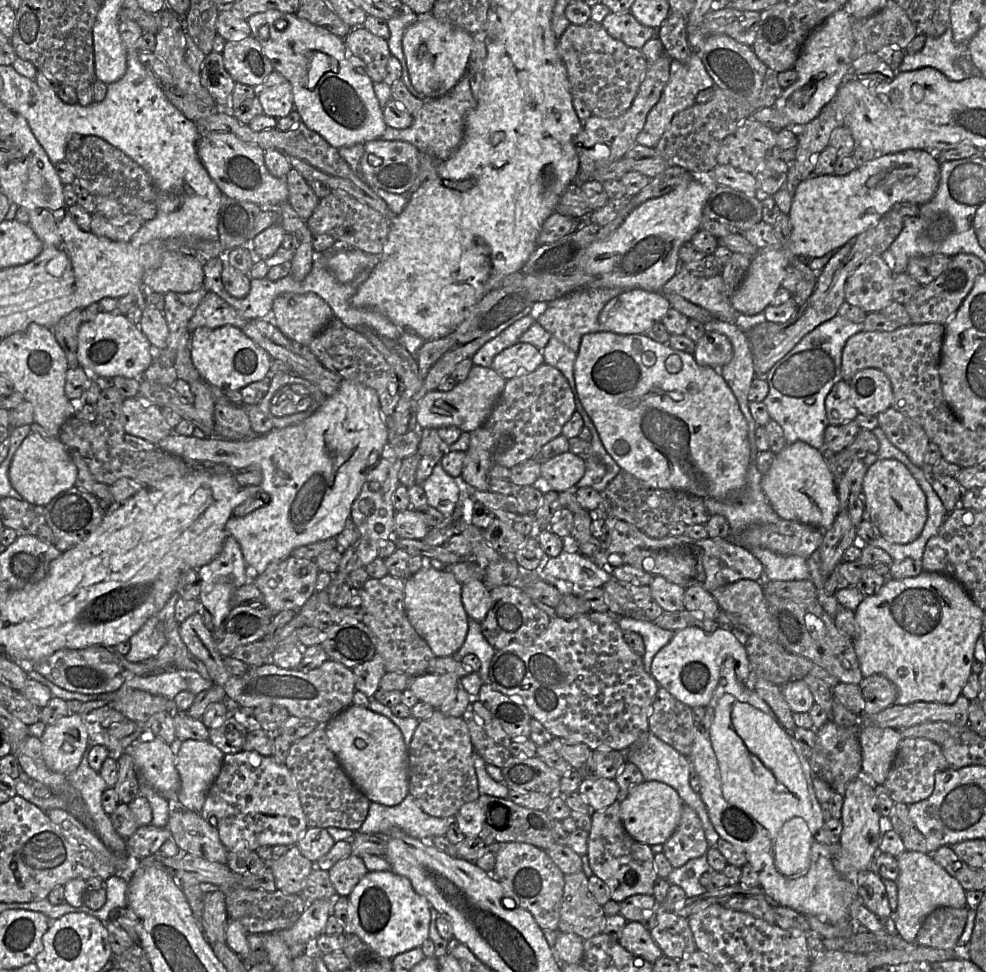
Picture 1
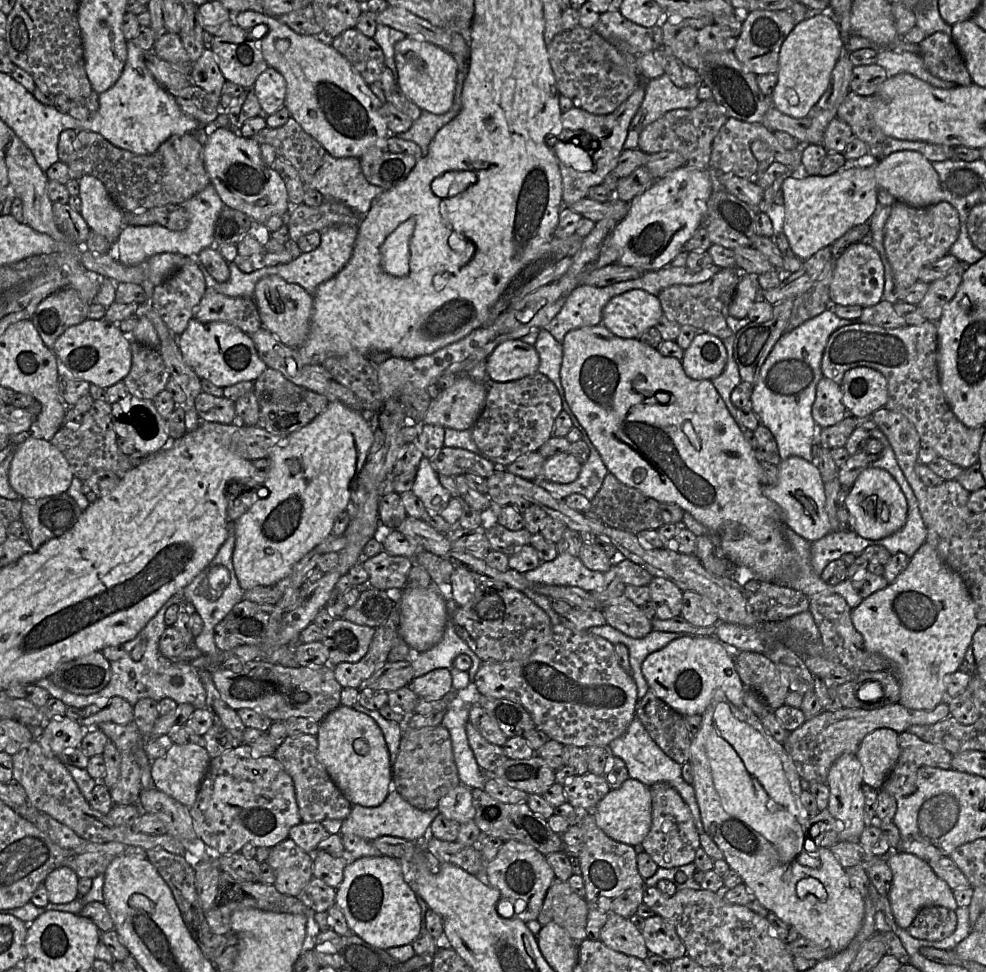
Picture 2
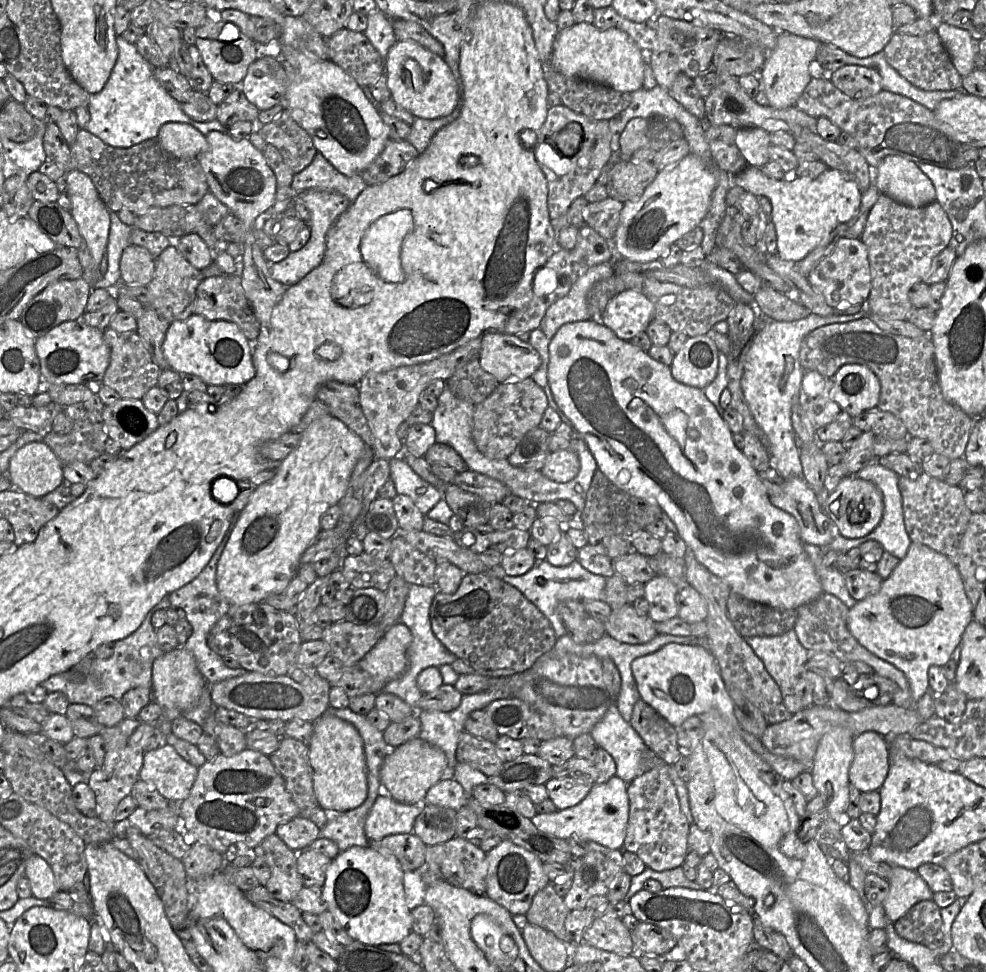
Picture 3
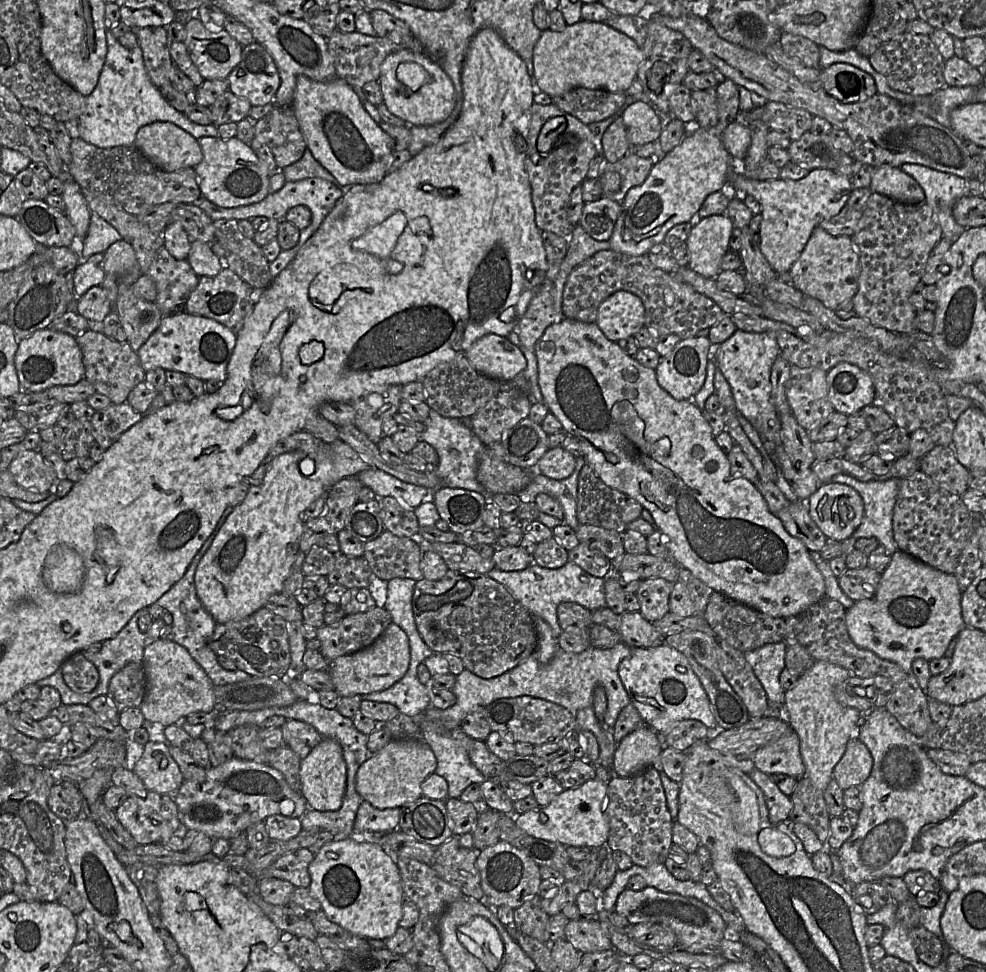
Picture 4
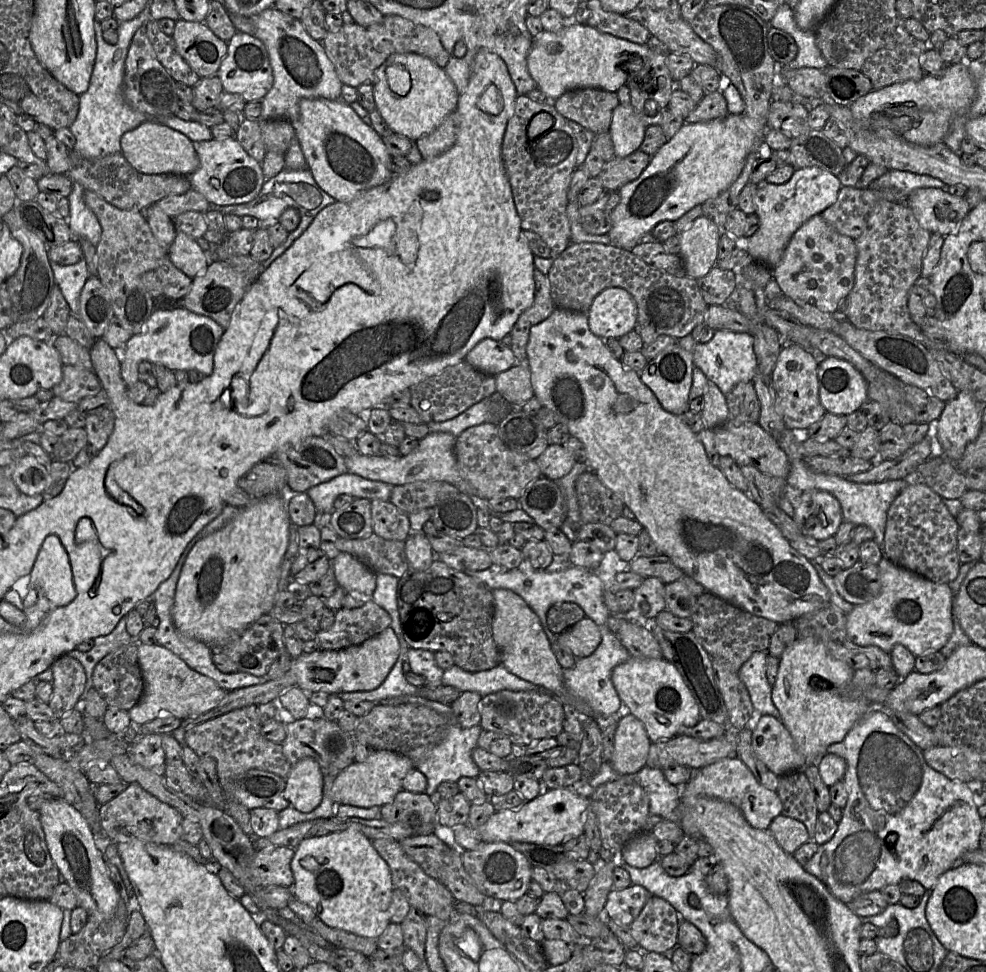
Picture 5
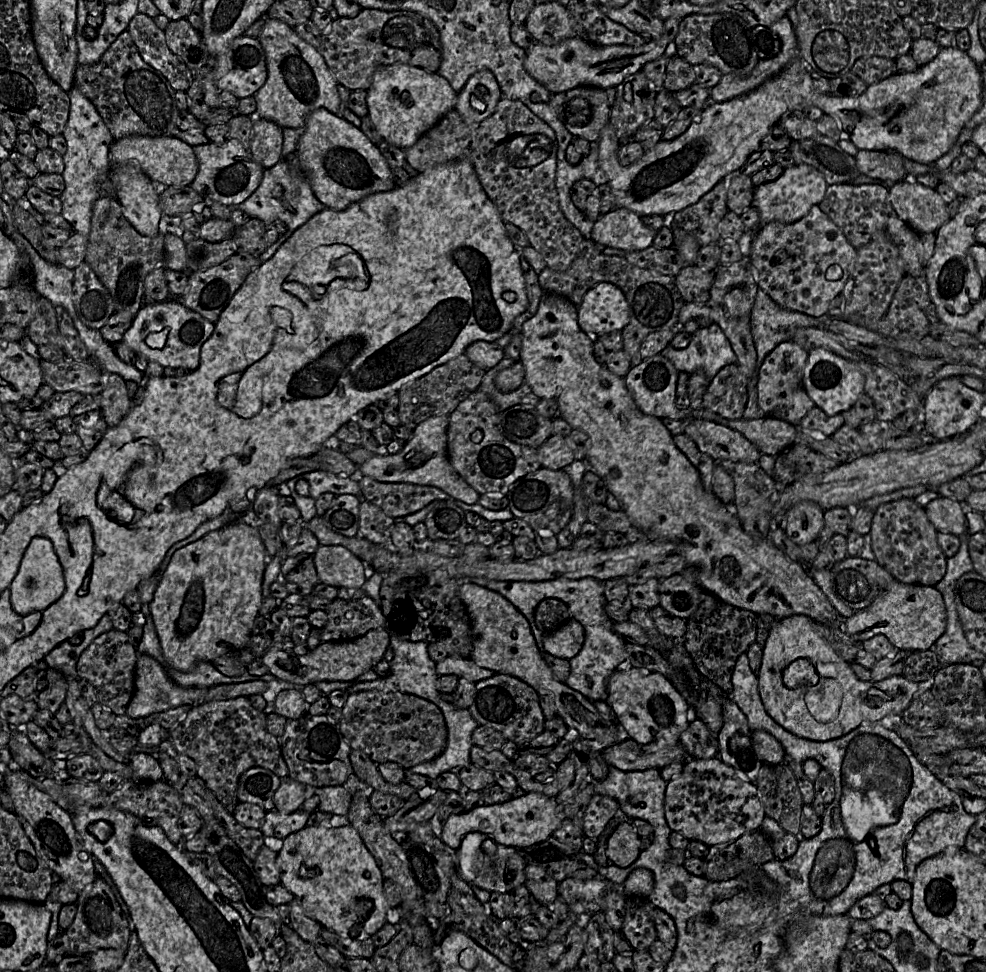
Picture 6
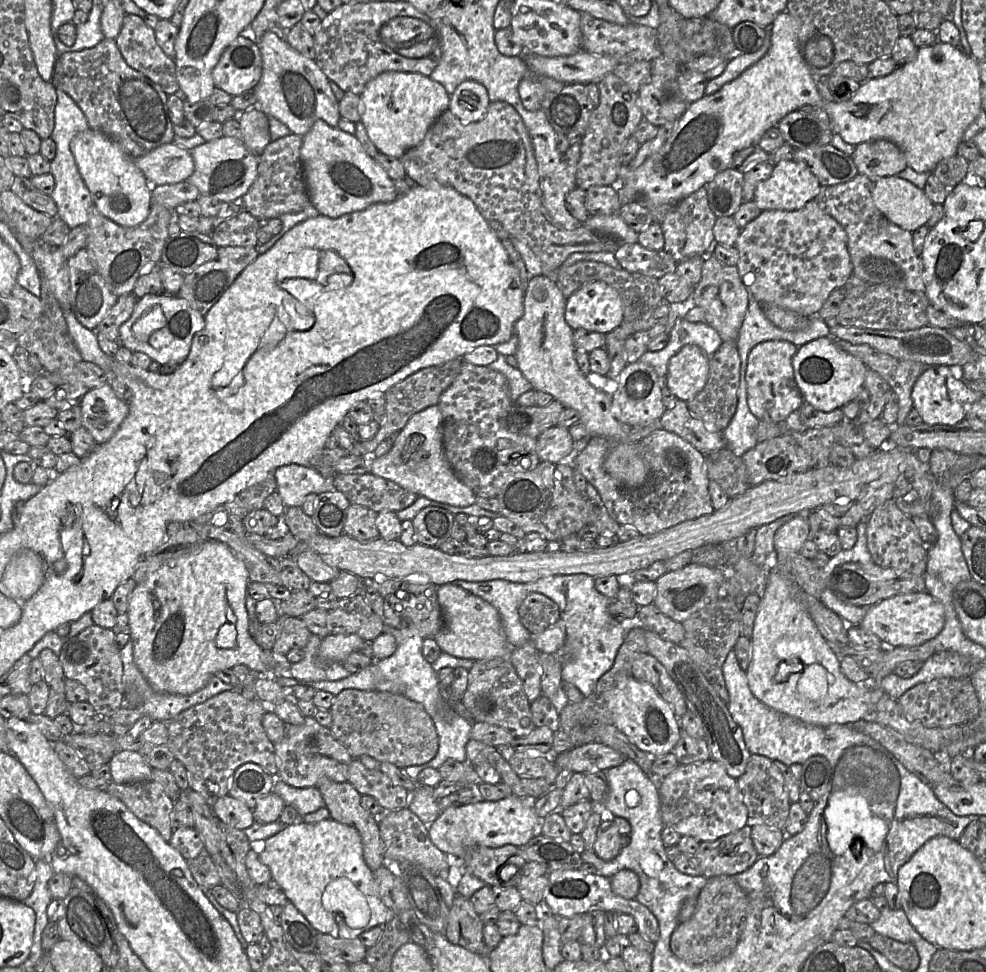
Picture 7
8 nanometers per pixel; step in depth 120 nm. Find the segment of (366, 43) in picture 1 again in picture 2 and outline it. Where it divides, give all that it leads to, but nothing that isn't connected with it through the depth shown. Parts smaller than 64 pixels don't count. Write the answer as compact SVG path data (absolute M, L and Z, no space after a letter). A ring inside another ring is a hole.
M355 27L347 29L329 43L349 61L368 85L378 80L386 67L381 47Z

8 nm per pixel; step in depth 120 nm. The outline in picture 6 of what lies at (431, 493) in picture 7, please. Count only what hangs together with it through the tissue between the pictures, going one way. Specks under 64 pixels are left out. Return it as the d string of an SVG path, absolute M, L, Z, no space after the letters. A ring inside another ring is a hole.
M448 416L431 417L418 424L403 449L396 454L375 454L358 466L359 475L380 482L414 483L435 486L467 504L478 504L480 494L453 468L447 452Z

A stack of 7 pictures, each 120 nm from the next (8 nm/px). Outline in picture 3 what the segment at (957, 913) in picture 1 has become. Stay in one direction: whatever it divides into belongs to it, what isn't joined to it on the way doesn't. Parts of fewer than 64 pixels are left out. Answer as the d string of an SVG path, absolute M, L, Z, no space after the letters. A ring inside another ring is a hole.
M932 900L915 904L894 922L894 928L902 938L932 950L940 948L944 942L941 908Z

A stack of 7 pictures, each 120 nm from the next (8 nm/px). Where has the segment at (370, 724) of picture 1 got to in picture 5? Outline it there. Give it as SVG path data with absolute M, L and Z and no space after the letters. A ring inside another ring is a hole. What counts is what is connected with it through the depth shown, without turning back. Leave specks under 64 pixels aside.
M306 757L292 766L285 778L284 797L300 812L311 812L323 799L324 775L316 760Z

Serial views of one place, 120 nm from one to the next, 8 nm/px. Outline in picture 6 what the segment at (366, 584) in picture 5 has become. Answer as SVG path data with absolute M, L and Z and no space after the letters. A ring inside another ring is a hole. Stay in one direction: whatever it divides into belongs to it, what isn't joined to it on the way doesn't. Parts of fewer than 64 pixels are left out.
M320 545L313 554L313 559L319 582L336 588L362 588L368 573L373 571L360 558L342 546Z

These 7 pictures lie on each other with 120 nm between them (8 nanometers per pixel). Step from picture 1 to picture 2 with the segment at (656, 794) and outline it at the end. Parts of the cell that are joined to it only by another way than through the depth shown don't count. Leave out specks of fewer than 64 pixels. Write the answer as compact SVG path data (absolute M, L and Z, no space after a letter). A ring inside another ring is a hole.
M628 778L617 789L611 789L592 813L597 826L610 838L632 846L640 846L651 827L651 793L649 786Z

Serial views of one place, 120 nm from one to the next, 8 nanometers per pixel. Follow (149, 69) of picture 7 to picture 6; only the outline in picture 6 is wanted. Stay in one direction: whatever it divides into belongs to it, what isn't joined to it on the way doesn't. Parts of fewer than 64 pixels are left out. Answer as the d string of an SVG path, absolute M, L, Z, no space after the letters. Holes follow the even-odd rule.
M137 13L129 22L127 31L142 59L161 72L174 91L186 92L195 74L169 49L164 31L156 26L153 19Z

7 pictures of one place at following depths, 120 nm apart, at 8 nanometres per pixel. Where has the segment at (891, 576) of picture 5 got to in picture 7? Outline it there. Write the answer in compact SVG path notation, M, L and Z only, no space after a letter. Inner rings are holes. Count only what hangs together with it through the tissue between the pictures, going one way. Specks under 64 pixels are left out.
M927 591L898 594L881 600L868 608L859 626L877 635L884 646L910 646L923 644L936 637L945 624L943 605Z

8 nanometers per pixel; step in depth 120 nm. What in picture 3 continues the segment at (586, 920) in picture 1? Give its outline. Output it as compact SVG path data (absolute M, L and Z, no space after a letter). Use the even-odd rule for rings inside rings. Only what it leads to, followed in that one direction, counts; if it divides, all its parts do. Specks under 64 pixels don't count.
M552 883L539 890L533 897L525 914L528 923L553 932L560 940L570 943L573 936L565 928L565 920L570 909L554 889Z

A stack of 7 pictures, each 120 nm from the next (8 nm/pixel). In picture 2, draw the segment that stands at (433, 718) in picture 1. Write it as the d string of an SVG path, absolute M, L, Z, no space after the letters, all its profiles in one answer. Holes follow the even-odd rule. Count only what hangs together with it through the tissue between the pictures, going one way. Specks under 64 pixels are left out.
M441 724L419 729L406 727L399 744L396 761L392 766L392 789L415 808L433 810L437 808L442 797L460 784L447 728Z

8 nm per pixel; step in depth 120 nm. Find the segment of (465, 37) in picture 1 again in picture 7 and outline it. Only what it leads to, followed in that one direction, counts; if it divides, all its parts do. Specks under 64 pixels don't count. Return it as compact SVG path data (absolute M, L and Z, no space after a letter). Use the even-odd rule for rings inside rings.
M383 72L368 82L360 96L361 122L370 140L379 152L397 159L423 140L450 104L450 95L443 85L429 76L413 72Z

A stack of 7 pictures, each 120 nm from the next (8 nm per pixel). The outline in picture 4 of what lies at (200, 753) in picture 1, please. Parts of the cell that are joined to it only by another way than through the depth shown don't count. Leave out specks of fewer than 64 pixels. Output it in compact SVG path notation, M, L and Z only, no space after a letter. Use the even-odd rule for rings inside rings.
M148 741L132 772L149 791L174 796L184 782L176 761L169 752L169 744Z

